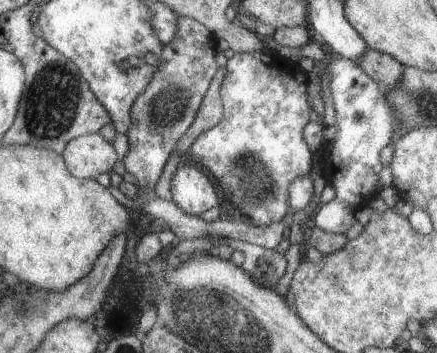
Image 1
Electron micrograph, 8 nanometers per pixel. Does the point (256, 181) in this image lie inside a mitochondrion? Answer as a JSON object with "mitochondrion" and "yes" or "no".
{"mitochondrion":"yes"}

